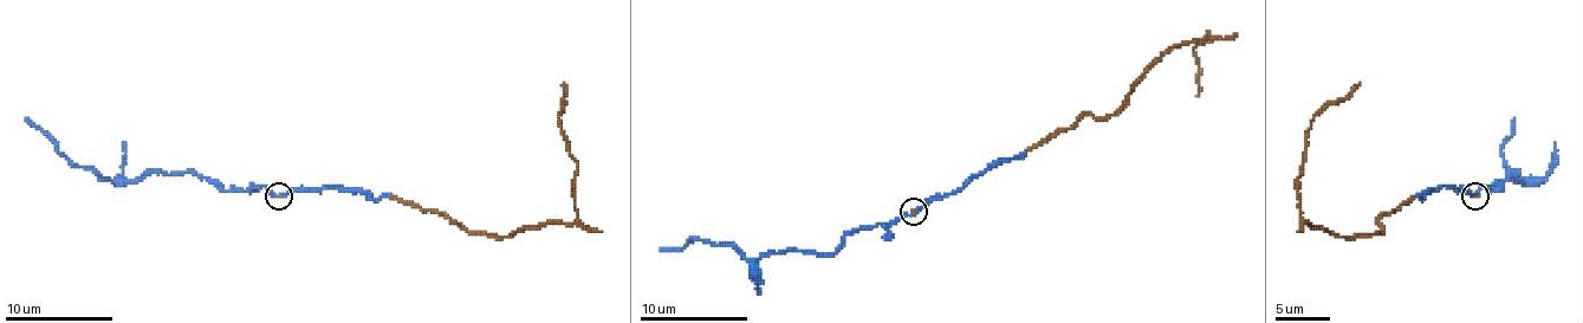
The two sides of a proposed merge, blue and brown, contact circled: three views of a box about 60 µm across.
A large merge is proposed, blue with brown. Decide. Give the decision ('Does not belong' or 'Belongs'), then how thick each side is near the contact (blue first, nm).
Belongs. Thickness 220 nm (blue) against 50 nm

